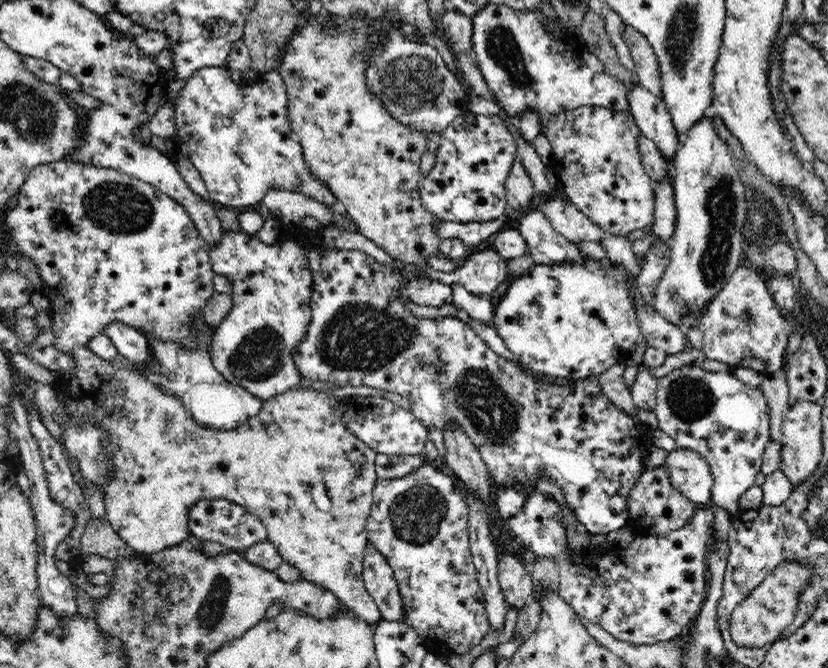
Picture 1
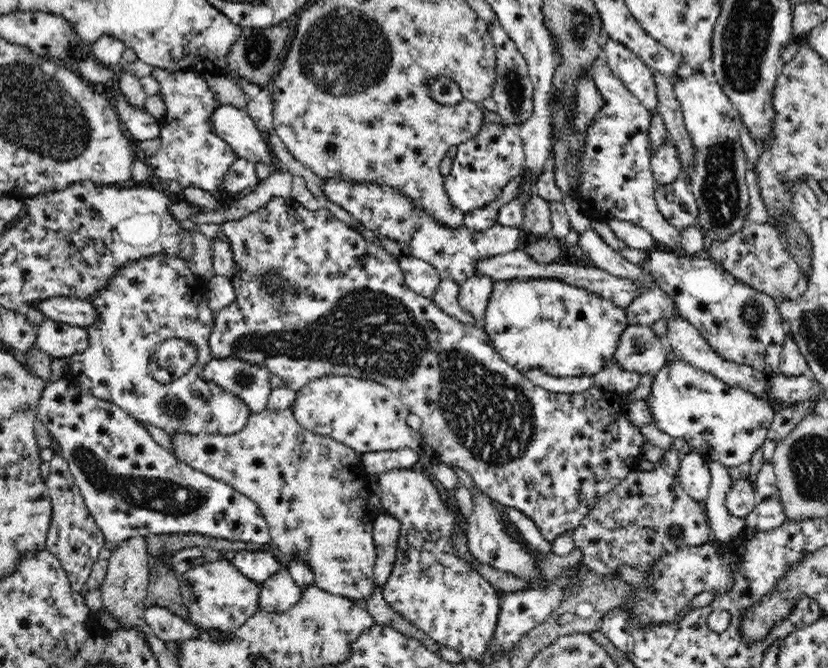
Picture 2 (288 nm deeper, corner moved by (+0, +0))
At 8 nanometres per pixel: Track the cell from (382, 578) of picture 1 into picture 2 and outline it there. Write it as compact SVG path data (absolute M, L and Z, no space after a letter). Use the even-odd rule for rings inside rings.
M380 514L374 520L374 542L376 542L376 566L374 566L374 582L378 586L384 586L392 574L398 552L398 536L400 536L400 524L396 518L388 514Z

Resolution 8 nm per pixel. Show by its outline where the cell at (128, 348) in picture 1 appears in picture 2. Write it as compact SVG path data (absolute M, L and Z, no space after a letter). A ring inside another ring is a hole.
M50 298L50 300L42 300L42 302L34 302L30 306L24 304L24 308L20 306L20 312L24 310L38 310L42 312L48 320L60 322L60 324L70 324L70 326L78 326L78 328L86 328L92 326L96 322L96 310L88 300L78 300L78 298Z

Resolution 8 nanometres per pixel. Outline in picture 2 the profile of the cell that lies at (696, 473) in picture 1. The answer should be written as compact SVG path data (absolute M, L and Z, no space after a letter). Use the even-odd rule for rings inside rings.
M698 452L686 454L680 462L678 480L680 480L682 488L694 500L698 500L698 502L706 500L710 494L710 486L712 486L712 472L710 472L708 460Z

